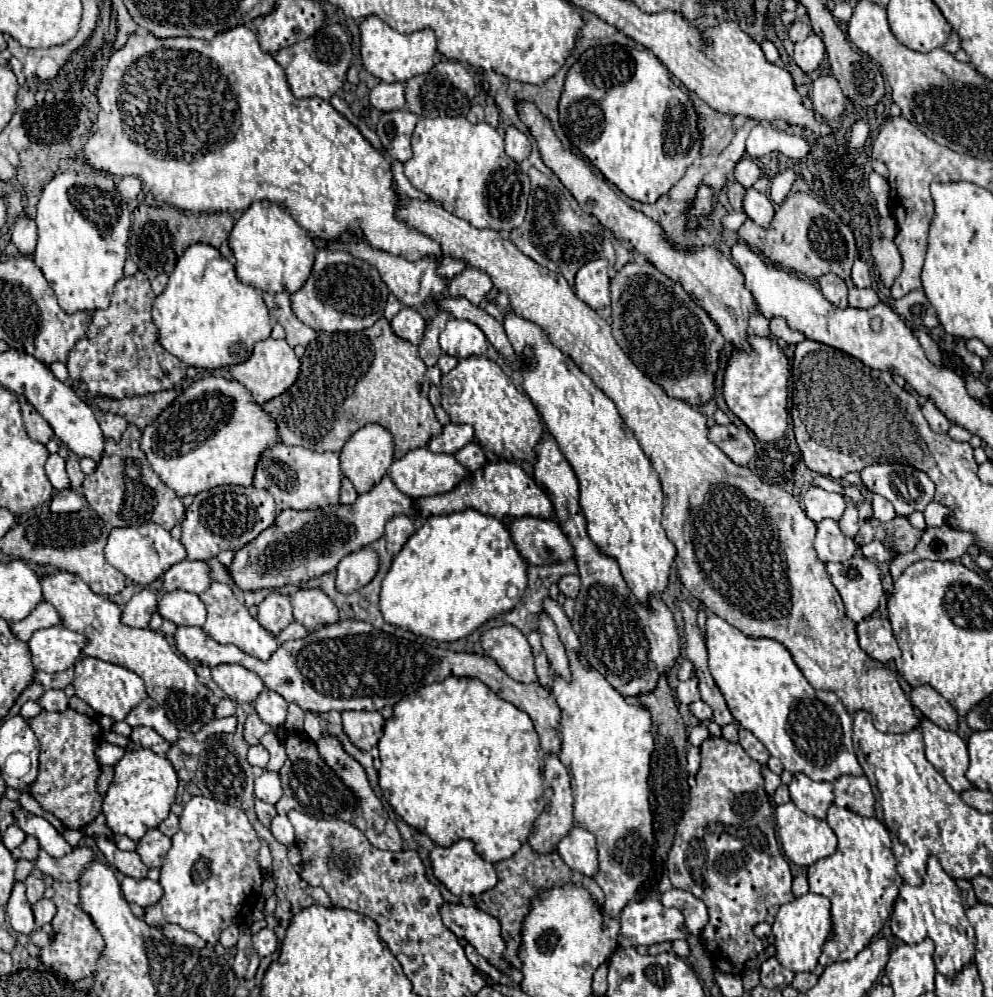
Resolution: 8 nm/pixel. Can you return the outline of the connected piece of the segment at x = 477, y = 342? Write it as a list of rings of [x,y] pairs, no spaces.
[[[450,319],[440,335],[440,347],[456,359],[466,359],[472,355],[484,355],[488,349],[488,339],[474,323]]]

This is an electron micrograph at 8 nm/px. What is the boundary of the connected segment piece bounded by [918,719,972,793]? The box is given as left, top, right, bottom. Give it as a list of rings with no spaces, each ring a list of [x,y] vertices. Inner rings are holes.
[[[922,719],[918,729],[924,735],[926,743],[926,759],[944,775],[948,785],[956,793],[964,793],[972,789],[972,783],[966,779],[968,769],[968,749],[962,737],[954,731],[944,731],[930,723],[930,719]]]

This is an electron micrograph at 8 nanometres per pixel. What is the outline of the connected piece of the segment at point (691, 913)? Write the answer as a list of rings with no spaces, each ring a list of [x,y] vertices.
[[[670,889],[670,891],[662,893],[660,901],[662,901],[664,907],[676,907],[676,909],[680,909],[680,913],[686,919],[686,927],[688,927],[688,931],[692,935],[700,935],[702,927],[708,923],[706,905],[700,899],[696,899],[694,895],[690,895],[688,891]]]

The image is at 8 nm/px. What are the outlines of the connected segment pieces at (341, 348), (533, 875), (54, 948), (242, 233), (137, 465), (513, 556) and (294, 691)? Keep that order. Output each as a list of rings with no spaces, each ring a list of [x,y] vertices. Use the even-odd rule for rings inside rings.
[[[380,319],[370,329],[364,329],[360,333],[320,333],[318,339],[308,345],[308,351],[302,357],[302,373],[296,385],[280,397],[264,403],[264,407],[274,415],[280,431],[280,441],[284,445],[300,445],[312,451],[338,453],[360,427],[366,423],[376,423],[392,433],[396,457],[400,459],[412,449],[426,447],[432,437],[442,433],[442,425],[438,423],[428,401],[430,385],[426,383],[424,375],[426,365],[418,357],[418,349],[412,343],[398,339],[390,331],[390,323],[386,319]]]
[[[524,843],[520,847],[518,853],[514,853],[510,859],[498,861],[496,863],[496,873],[498,873],[498,885],[486,893],[480,895],[478,907],[486,913],[490,913],[492,917],[496,917],[500,921],[500,931],[502,931],[502,939],[506,943],[506,951],[504,951],[504,959],[520,969],[520,959],[518,959],[518,943],[520,943],[520,923],[522,919],[528,915],[530,911],[530,899],[534,895],[540,893],[540,889],[556,885],[556,883],[566,883],[566,881],[574,881],[584,885],[586,889],[590,889],[590,893],[594,895],[596,903],[602,905],[604,903],[604,895],[602,889],[586,875],[580,875],[576,871],[572,871],[570,867],[566,867],[566,863],[562,861],[562,857],[558,855],[558,851],[550,851],[550,853],[538,853],[534,851],[528,843]]]
[[[54,881],[54,891],[56,895],[52,897],[58,913],[52,919],[52,943],[50,947],[40,951],[40,959],[44,965],[52,967],[54,971],[58,971],[60,975],[76,981],[76,979],[84,979],[84,977],[94,977],[96,975],[96,963],[104,951],[104,939],[100,935],[100,931],[96,929],[94,921],[90,919],[90,915],[80,907],[80,883],[62,883],[62,881]]]
[[[256,201],[244,211],[230,233],[230,249],[236,257],[238,279],[272,295],[280,291],[280,285],[288,293],[296,293],[310,277],[316,253],[314,239],[288,211],[272,201]]]
[[[128,425],[120,441],[106,439],[106,449],[96,471],[82,483],[84,497],[110,529],[158,523],[170,531],[184,519],[184,505],[182,499],[154,473],[146,459],[146,453],[140,449],[140,439],[142,429],[136,425]]]
[[[458,511],[448,515],[430,515],[406,541],[382,581],[378,605],[386,623],[438,643],[452,643],[468,637],[494,615],[510,611],[521,601],[525,589],[526,563],[518,555],[506,523],[478,511]]]
[[[354,619],[352,621],[338,621],[334,625],[324,625],[318,631],[308,633],[308,637],[302,639],[302,641],[282,643],[278,647],[278,651],[268,661],[254,659],[254,657],[246,655],[244,651],[240,651],[234,645],[220,645],[220,643],[216,643],[210,635],[206,635],[206,631],[202,627],[178,627],[176,633],[174,633],[174,639],[176,639],[176,649],[188,661],[196,661],[196,663],[202,663],[206,667],[214,667],[214,665],[220,665],[220,663],[240,663],[246,669],[250,669],[256,675],[260,675],[260,679],[264,681],[264,685],[268,689],[280,693],[286,701],[298,703],[302,709],[314,711],[314,713],[328,713],[328,711],[340,711],[342,713],[342,711],[350,711],[350,709],[356,709],[356,711],[362,711],[362,709],[364,711],[380,711],[382,707],[392,705],[392,693],[394,693],[394,705],[396,705],[402,697],[406,697],[406,695],[422,689],[424,685],[432,685],[436,681],[442,681],[442,679],[446,679],[450,675],[456,675],[456,677],[474,677],[474,679],[480,679],[482,683],[486,683],[494,693],[500,693],[502,699],[510,701],[520,711],[524,711],[524,713],[530,715],[530,719],[532,719],[532,723],[536,727],[538,739],[540,739],[540,747],[546,753],[558,753],[560,751],[560,731],[558,731],[558,725],[560,725],[560,707],[558,707],[556,699],[540,683],[528,683],[528,685],[524,685],[524,683],[514,681],[488,655],[454,653],[454,651],[430,647],[428,643],[414,643],[414,641],[408,641],[408,639],[398,639],[398,637],[394,637],[390,633],[384,633],[384,631],[372,627],[370,623],[354,621]],[[304,647],[306,649],[310,647],[308,651],[312,653],[312,655],[308,655],[308,663],[312,661],[312,665],[310,665],[312,669],[310,669],[310,673],[306,673],[306,677],[302,675],[302,671],[298,667],[298,659],[294,655],[296,649],[300,651]]]

